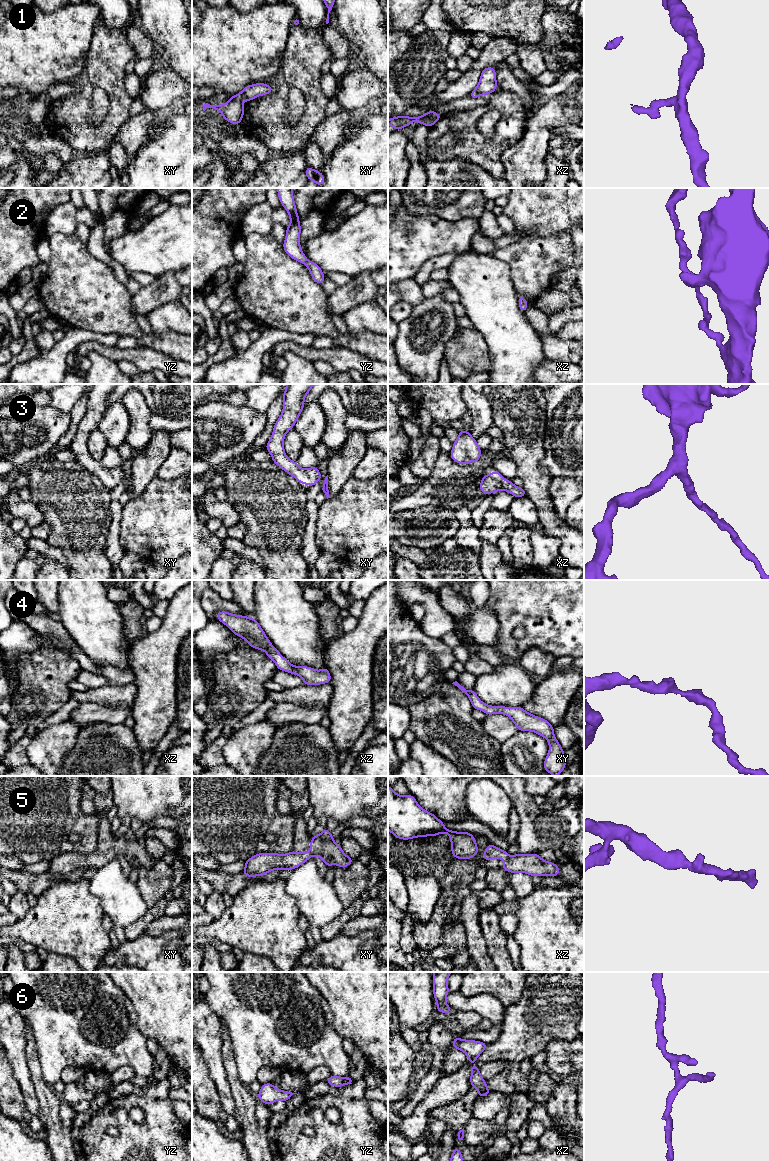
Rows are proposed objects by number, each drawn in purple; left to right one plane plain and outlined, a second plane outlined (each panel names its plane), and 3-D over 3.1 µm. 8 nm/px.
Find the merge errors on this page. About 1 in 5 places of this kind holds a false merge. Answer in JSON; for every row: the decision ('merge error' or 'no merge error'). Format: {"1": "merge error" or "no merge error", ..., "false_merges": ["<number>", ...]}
{"1": "merge error", "2": "no merge error", "3": "no merge error", "4": "no merge error", "5": "no merge error", "6": "no merge error", "false_merges": ["1"]}

